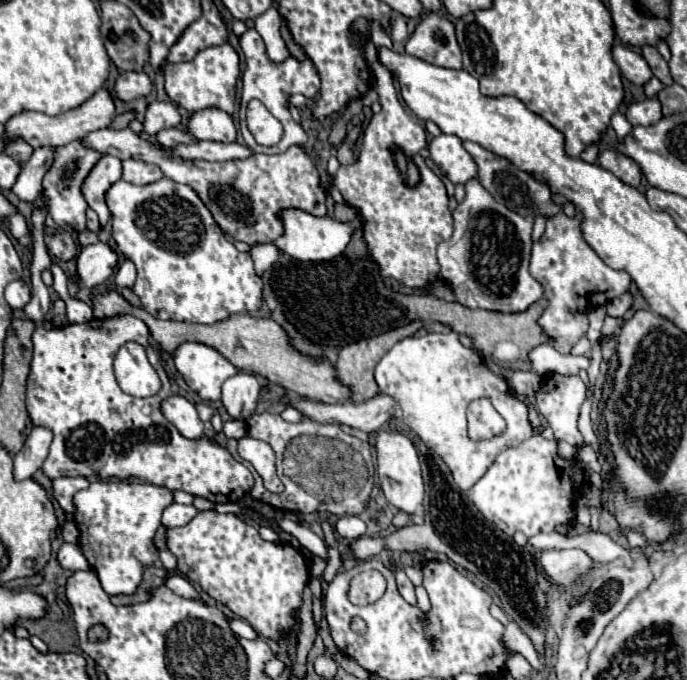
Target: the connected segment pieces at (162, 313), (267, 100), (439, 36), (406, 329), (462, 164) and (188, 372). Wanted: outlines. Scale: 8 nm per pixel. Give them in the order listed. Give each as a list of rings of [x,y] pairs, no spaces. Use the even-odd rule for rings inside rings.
[[[166,177],[142,187],[120,179],[106,193],[106,201],[112,213],[112,237],[116,241],[116,249],[136,265],[138,277],[132,289],[150,315],[156,319],[174,319],[186,323],[216,323],[236,313],[252,313],[260,309],[262,279],[254,271],[252,257],[240,253],[222,233],[206,205],[198,199],[198,195],[194,195],[194,189],[186,185],[182,187]]]
[[[250,27],[250,29],[240,37],[240,49],[242,49],[244,57],[246,57],[246,69],[244,69],[244,73],[242,73],[242,83],[244,83],[244,85],[242,85],[242,99],[240,99],[240,131],[242,131],[242,135],[244,135],[246,145],[248,145],[254,153],[266,153],[266,155],[284,153],[290,145],[304,145],[306,139],[308,139],[308,137],[306,137],[306,131],[292,119],[290,109],[288,109],[288,105],[290,105],[288,99],[290,99],[290,95],[294,95],[294,93],[306,95],[306,99],[314,99],[314,97],[316,97],[316,93],[320,91],[320,77],[318,77],[318,73],[316,73],[314,63],[312,63],[310,59],[298,61],[298,59],[294,59],[292,55],[290,55],[288,59],[284,59],[282,63],[270,61],[268,55],[266,55],[264,41],[262,41],[260,33],[258,33],[254,27]],[[250,99],[260,99],[260,101],[266,105],[266,109],[284,125],[284,137],[282,137],[282,141],[280,141],[278,145],[274,145],[274,147],[268,149],[268,147],[262,147],[262,145],[258,145],[258,143],[254,141],[252,133],[250,133],[248,127],[246,127],[246,117],[244,117],[246,103],[248,103]]]
[[[426,11],[422,15],[422,21],[418,23],[418,27],[414,29],[414,33],[410,35],[410,39],[406,41],[406,53],[414,55],[418,59],[424,59],[428,63],[440,65],[440,67],[448,67],[448,69],[462,69],[462,51],[460,45],[456,41],[456,33],[454,33],[454,23],[442,15],[442,13],[432,13]]]
[[[412,321],[408,325],[402,325],[402,327],[396,327],[392,331],[386,331],[378,337],[370,337],[370,339],[360,339],[360,341],[354,341],[346,347],[340,349],[340,355],[338,355],[338,363],[336,363],[336,371],[338,371],[338,377],[342,379],[342,383],[346,383],[350,389],[352,389],[352,401],[354,403],[362,403],[366,399],[372,399],[378,395],[378,385],[374,381],[374,367],[376,363],[382,359],[382,355],[394,345],[398,343],[400,339],[404,337],[410,337],[414,335],[424,323],[422,321]]]
[[[456,135],[434,137],[428,145],[430,159],[440,167],[440,171],[454,183],[466,183],[478,175],[478,167],[470,153],[462,147],[462,141]]]
[[[180,343],[170,357],[178,375],[202,397],[202,401],[218,401],[222,383],[240,373],[222,353],[204,343]]]

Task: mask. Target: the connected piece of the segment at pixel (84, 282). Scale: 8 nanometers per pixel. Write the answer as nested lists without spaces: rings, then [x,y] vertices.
[[[94,243],[82,247],[76,258],[77,283],[80,287],[96,287],[114,275],[118,255],[106,243]]]

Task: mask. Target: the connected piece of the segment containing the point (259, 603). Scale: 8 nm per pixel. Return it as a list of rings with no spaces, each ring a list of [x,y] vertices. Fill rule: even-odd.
[[[202,511],[184,527],[168,529],[168,549],[178,559],[178,571],[198,583],[214,601],[246,619],[254,631],[276,643],[296,623],[302,593],[310,579],[306,557],[288,543],[270,543],[240,515]]]

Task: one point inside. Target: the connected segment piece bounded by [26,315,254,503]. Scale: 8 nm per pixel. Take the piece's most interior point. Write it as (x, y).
(98, 430)

